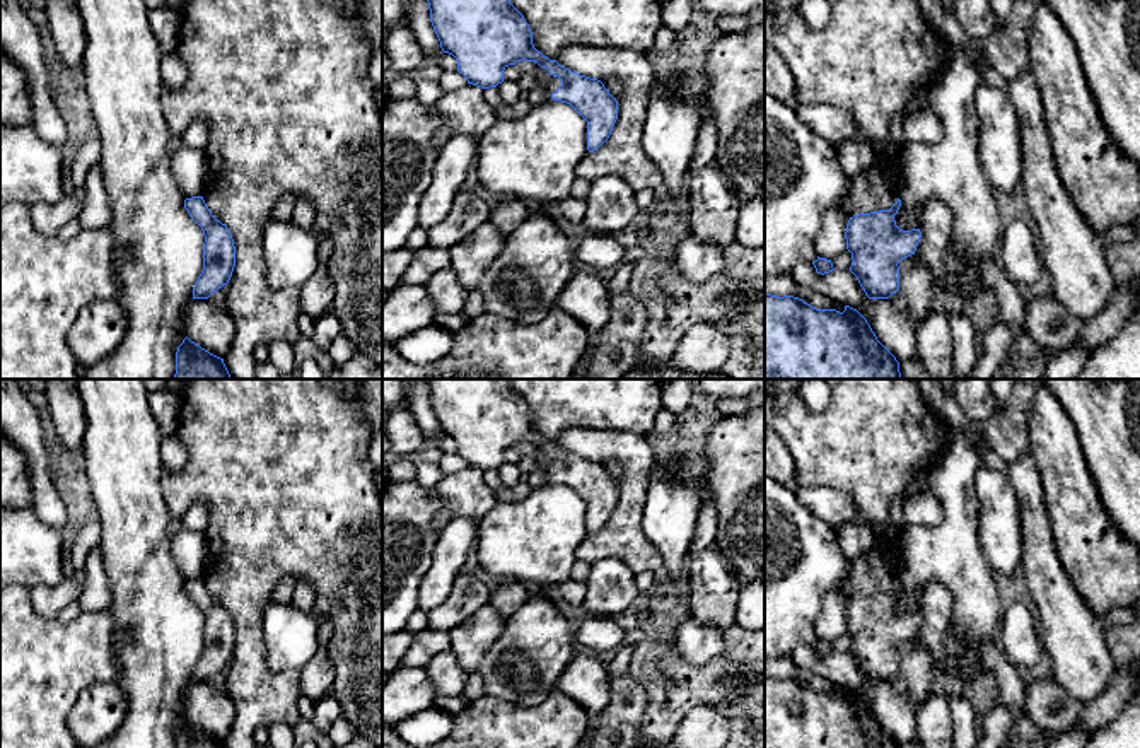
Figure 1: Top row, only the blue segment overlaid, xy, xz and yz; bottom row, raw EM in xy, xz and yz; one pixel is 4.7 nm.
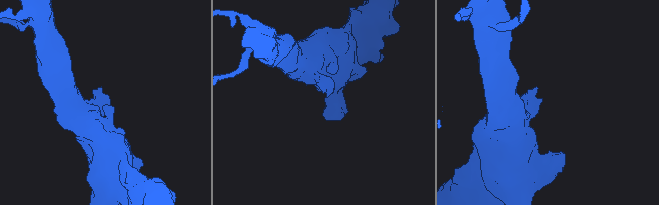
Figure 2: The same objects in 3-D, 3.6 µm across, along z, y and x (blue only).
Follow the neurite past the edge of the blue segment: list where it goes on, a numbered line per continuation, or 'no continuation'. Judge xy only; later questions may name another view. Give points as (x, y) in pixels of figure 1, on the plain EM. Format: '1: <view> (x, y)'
no continuation

